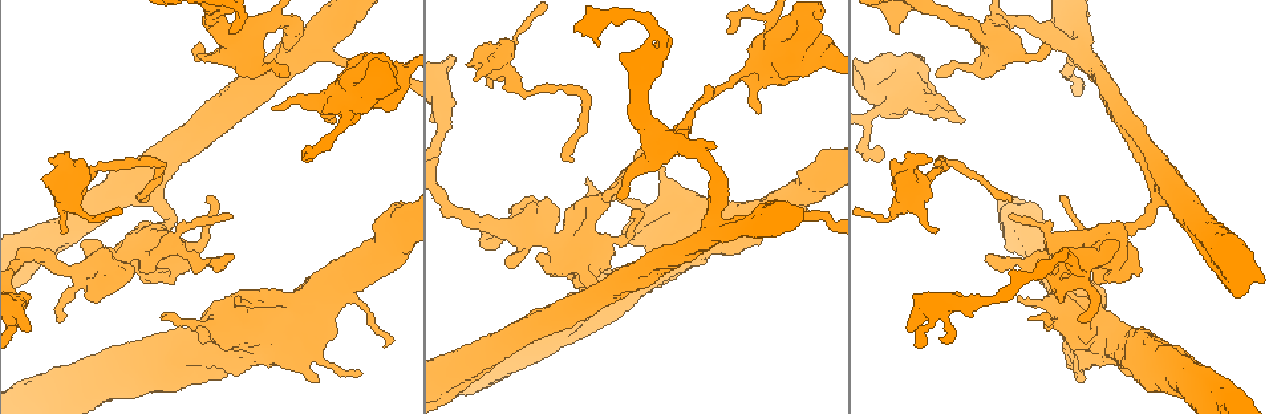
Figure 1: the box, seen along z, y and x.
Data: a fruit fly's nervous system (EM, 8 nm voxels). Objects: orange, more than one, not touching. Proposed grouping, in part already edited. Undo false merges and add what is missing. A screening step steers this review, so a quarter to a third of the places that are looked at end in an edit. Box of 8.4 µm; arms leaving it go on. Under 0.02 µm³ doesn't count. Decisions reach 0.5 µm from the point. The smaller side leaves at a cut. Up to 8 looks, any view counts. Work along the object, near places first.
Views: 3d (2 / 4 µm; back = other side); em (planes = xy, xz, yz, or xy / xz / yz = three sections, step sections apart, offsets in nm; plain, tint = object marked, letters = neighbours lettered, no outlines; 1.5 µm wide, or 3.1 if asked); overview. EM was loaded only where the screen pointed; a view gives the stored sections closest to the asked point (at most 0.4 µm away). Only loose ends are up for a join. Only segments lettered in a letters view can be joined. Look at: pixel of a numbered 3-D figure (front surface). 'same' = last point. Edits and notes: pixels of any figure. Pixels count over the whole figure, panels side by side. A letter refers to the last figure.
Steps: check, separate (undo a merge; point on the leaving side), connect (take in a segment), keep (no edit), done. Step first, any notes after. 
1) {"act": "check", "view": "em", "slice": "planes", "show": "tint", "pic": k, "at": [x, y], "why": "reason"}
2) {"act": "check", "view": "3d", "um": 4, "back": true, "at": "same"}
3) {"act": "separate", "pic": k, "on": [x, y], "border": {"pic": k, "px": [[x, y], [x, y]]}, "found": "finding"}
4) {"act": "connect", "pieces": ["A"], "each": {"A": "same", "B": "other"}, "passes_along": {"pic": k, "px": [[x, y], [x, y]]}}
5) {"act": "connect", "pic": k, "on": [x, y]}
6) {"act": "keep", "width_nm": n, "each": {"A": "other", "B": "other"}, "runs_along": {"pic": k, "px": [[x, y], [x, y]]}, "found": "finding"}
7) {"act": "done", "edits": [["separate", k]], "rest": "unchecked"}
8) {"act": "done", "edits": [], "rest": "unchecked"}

{"act": "check", "view": "em", "slice": "planes", "show": "tint", "pic": 1, "at": [1081, 52], "why": "calibre changes"}

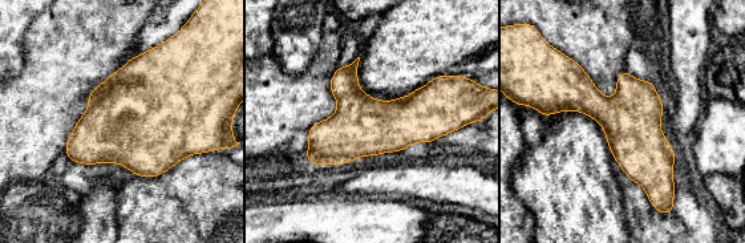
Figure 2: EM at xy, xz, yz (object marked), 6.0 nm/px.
{"act": "check", "view": "em", "slice": "planes", "show": "letters", "at": "same"}

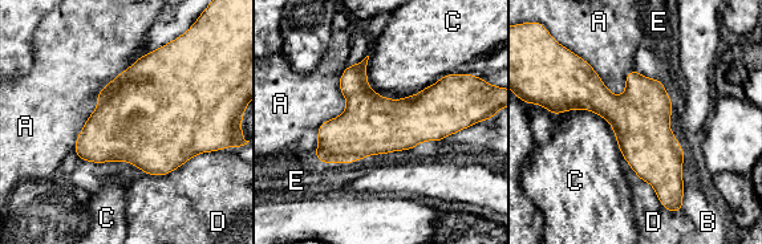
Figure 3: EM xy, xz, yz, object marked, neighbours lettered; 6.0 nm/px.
{"act": "keep", "width_nm": 360, "each": {"A": "other", "B": "other", "C": "other", "D": "other", "E": "other"}, "border": {"pic": 3, "px": [[138, 59], [97, 94], [73, 149]]}, "found": "continuous, no second cell"}

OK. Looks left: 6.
{"act": "check", "view": "3d", "um": 4, "pic": 1, "at": [991, 257], "why": "tapers out"}

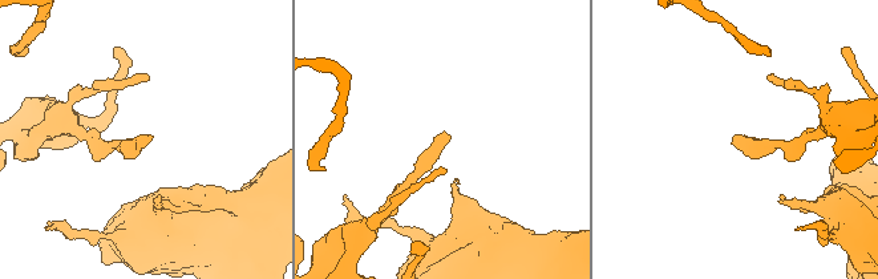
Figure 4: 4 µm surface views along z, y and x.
{"act": "check", "view": "em", "slice": "planes", "show": "letters", "pic": 4, "at": [449, 139]}

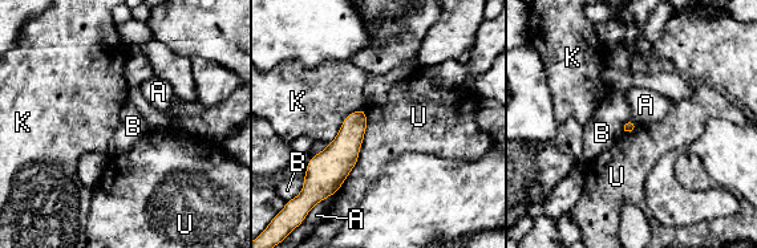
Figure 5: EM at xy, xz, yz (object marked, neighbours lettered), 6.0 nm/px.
{"act": "keep", "each": {"A": "other", "B": "other", "K": "other", "U": "other"}, "border": {"pic": 5, "px": [[335, 192], [326, 198]]}, "found": "no lettered segment goes on from it"}

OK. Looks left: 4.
{"act": "check", "view": "3d", "um": 4, "pic": 1, "at": [910, 52]}

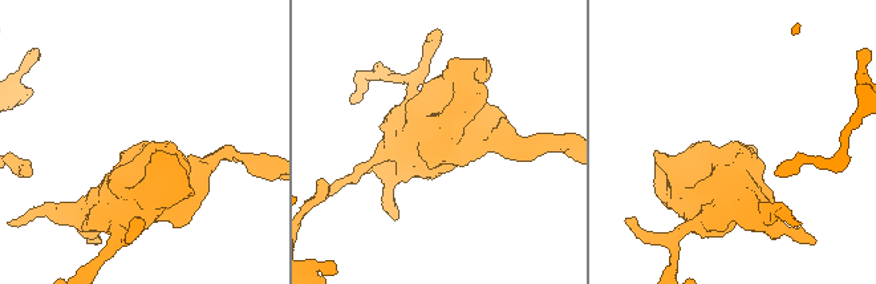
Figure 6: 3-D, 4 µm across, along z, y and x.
{"act": "check", "view": "em", "slice": "xz", "step": 4, "show": "letters", "pic": 6, "at": [732, 141]}

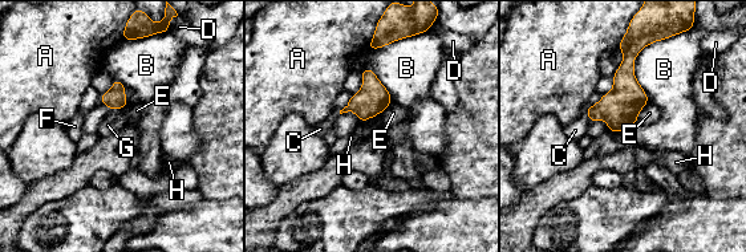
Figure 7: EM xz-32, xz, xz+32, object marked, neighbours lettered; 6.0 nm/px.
{"act": "keep", "each": {"A": "other", "B": "other", "C": "other", "D": "other", "E": "other", "F": "other", "G": "other", "H": "other"}, "border": {"pic": 7, "px": [[693, 27], [635, 59], [648, 102]]}, "found": "none of them fits"}

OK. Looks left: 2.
{"act": "check", "view": "3d", "um": 4, "pic": 1, "at": [161, 317], "why": "thin end"}

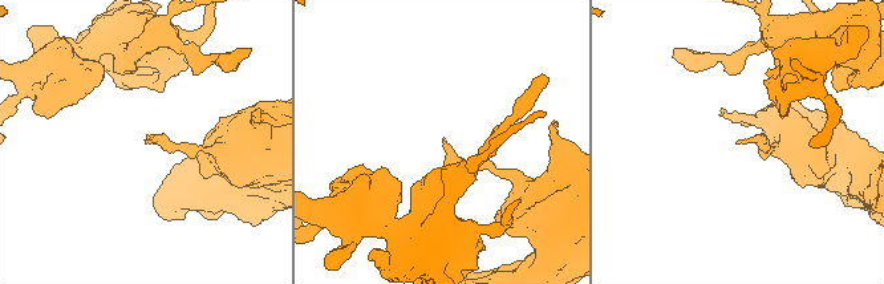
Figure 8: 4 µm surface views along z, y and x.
{"act": "check", "view": "em", "slice": "planes", "show": "letters", "pic": 8, "at": [444, 138]}

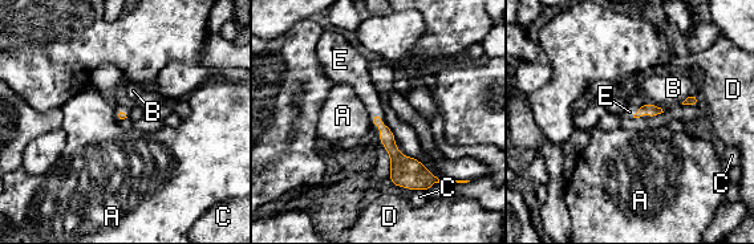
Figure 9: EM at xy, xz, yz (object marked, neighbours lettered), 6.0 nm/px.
{"act": "connect", "pieces": ["E"], "each": {"A": "other", "B": "other", "C": "other", "D": "other", "E": "same"}, "passes_along": {"pic": 9, "px": [[386, 137], [376, 125], [364, 88]]}, "found": "the cell continues"}

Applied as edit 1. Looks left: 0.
{"act": "done", "edits": [["connect", 9]], "rest": "unchecked"}

